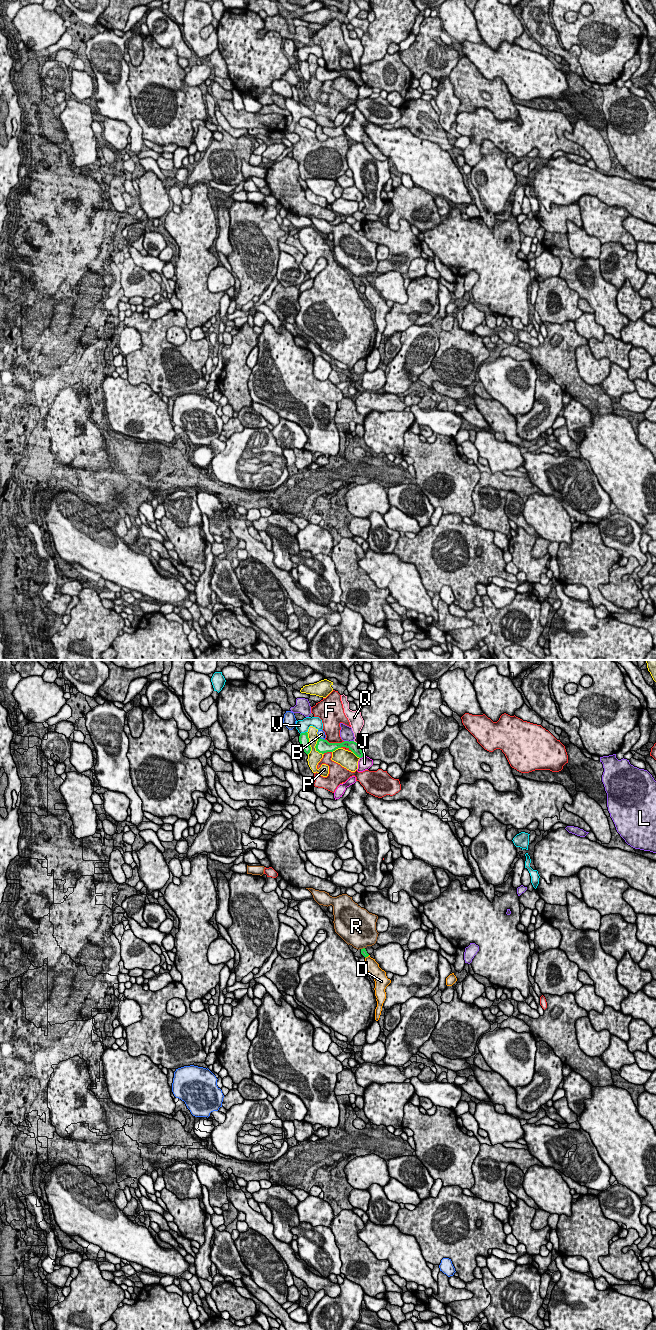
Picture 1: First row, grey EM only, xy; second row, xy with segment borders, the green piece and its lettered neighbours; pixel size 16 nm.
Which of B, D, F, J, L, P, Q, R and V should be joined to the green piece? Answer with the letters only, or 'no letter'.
D

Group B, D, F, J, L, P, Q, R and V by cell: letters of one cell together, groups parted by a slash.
B / D / F / J / L / P / Q / R / V

